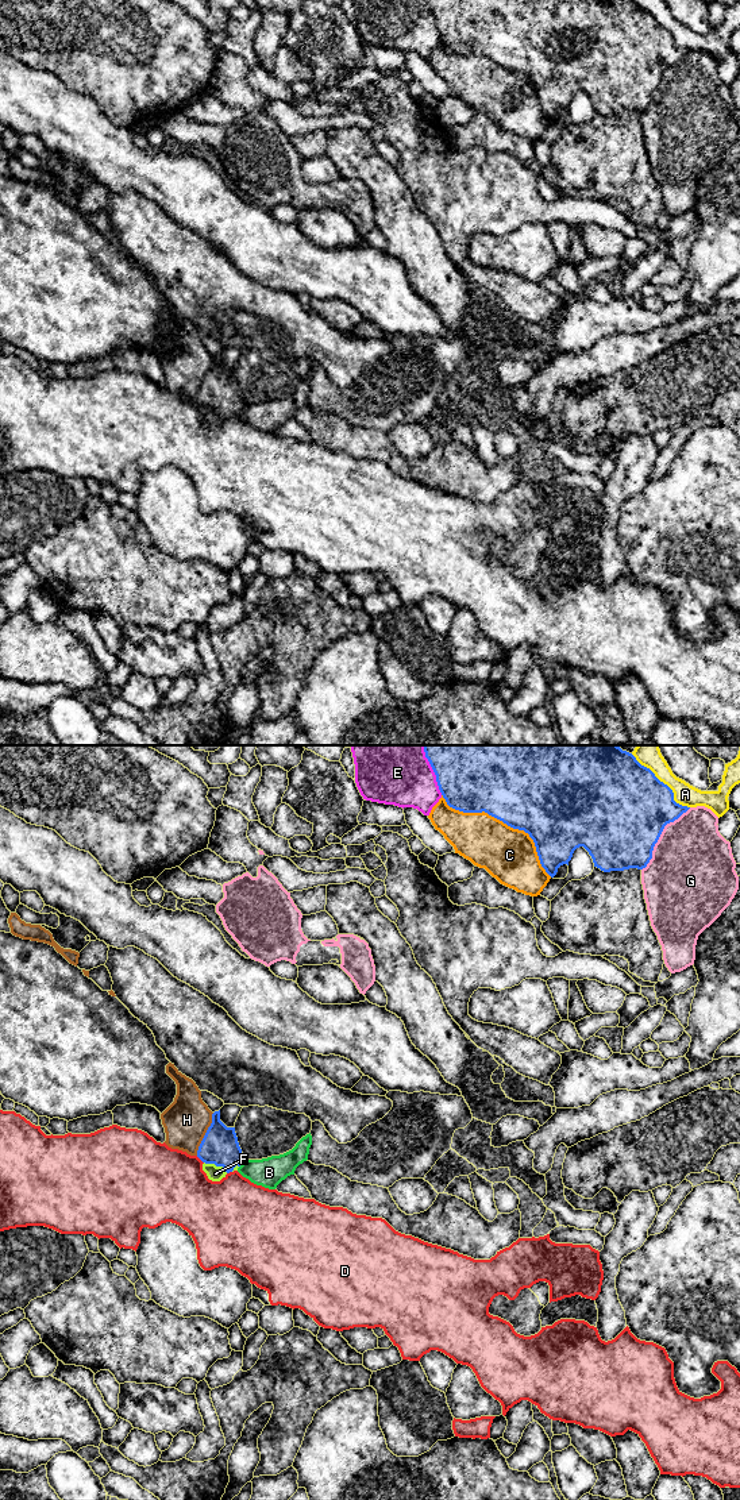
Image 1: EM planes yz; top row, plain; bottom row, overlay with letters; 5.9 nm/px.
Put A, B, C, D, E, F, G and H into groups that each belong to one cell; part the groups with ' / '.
A / B / C / D / E / F / G / H

